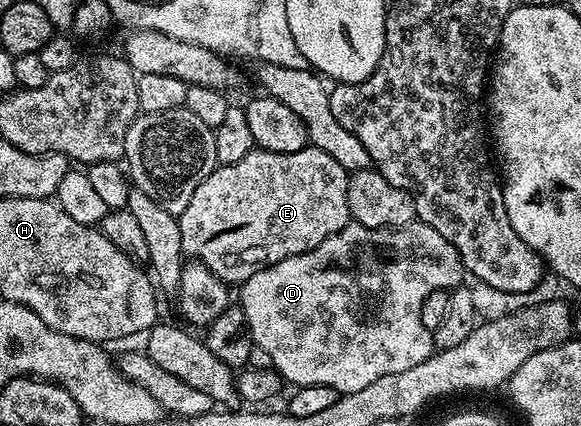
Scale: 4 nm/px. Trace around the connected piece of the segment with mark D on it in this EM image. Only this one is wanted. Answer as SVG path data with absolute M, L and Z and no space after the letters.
M417 220L399 230L371 230L350 224L310 252L254 272L239 287L238 306L245 314L254 345L269 353L272 369L284 377L285 383L296 388L326 384L340 395L353 394L374 380L382 380L382 376L407 372L433 354L432 331L422 324L422 300L430 292L451 291L464 278L466 271L454 244L424 222Z

